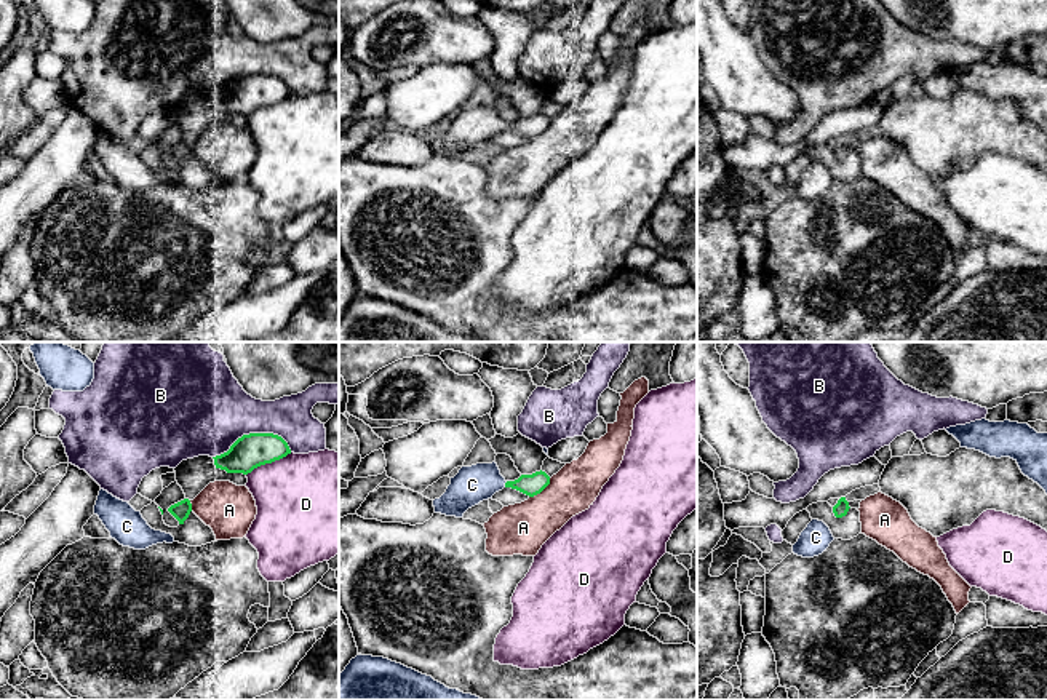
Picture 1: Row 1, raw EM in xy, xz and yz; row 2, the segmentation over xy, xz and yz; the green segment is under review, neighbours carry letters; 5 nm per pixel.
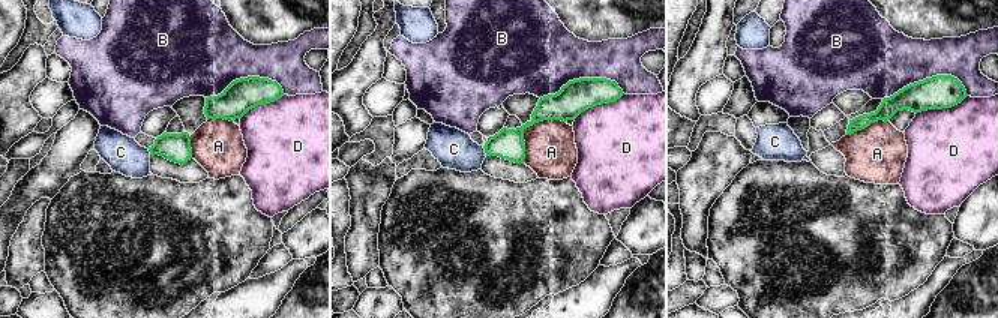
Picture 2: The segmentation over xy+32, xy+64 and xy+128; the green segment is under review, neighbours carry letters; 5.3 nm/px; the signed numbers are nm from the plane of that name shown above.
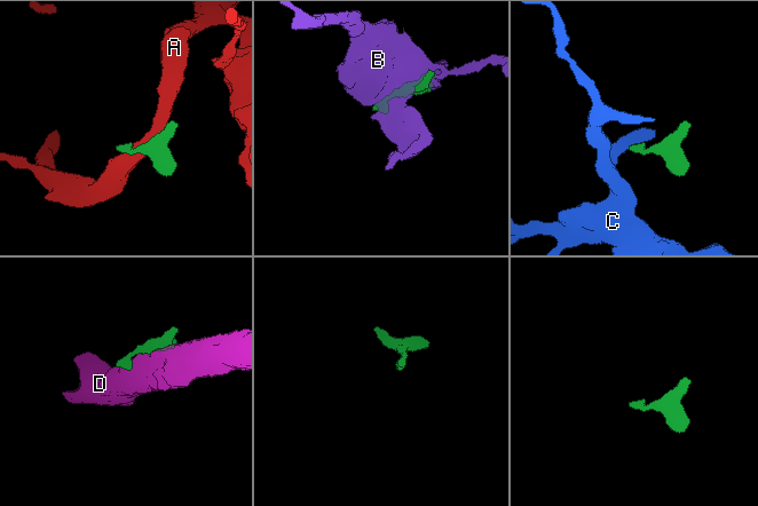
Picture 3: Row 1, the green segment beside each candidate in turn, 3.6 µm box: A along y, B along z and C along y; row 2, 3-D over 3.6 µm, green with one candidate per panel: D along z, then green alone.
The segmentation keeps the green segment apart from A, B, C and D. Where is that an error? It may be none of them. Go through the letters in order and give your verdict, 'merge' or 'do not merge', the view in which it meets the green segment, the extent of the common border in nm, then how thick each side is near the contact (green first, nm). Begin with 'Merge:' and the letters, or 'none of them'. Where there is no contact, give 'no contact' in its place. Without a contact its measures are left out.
Merge: C
A: do not merge; meets green in xz; contact 150 nm long; 110 nm thick on the green side, 260 nm on the other
B: do not merge; meets green in xy; contact 400 nm long; 170 nm thick on the green side, 400 nm on the other
C: merge; meets green in xz; contact 40 nm long; 110 nm thick on the green side, 190 nm on the other
D: do not merge; meets green in xy; contact 260 nm long; 170 nm thick on the green side, 460 nm on the other

